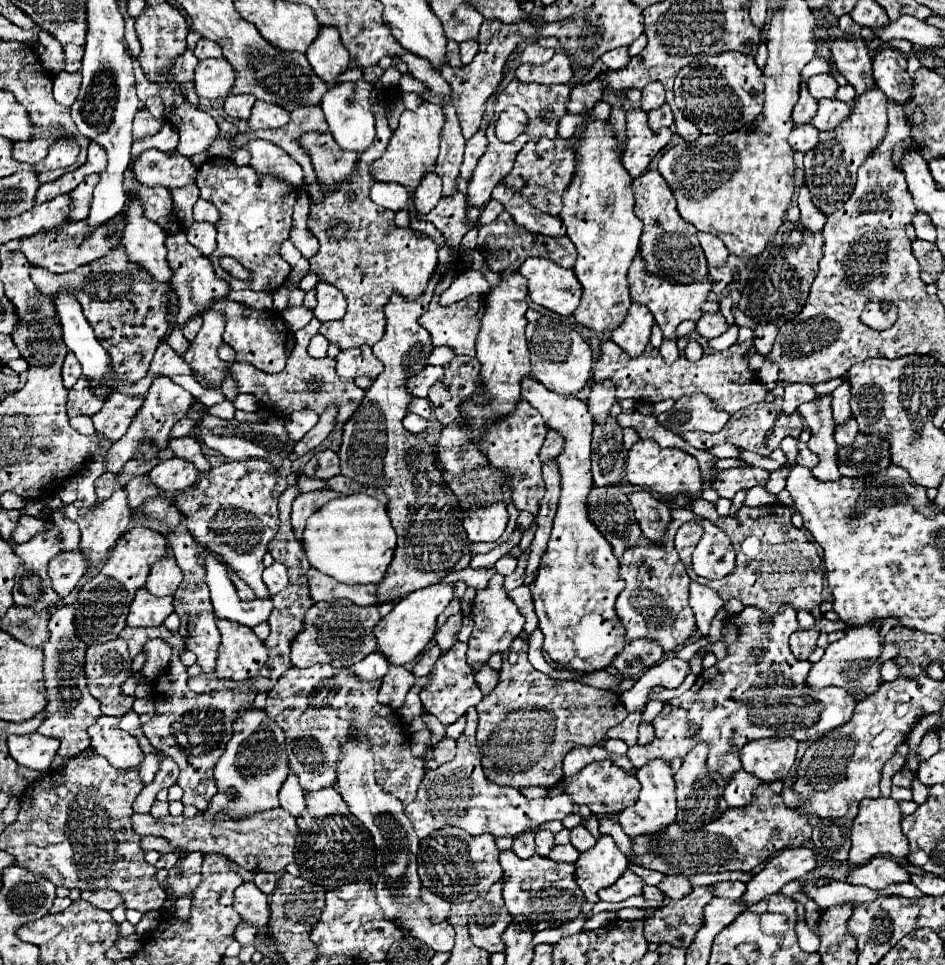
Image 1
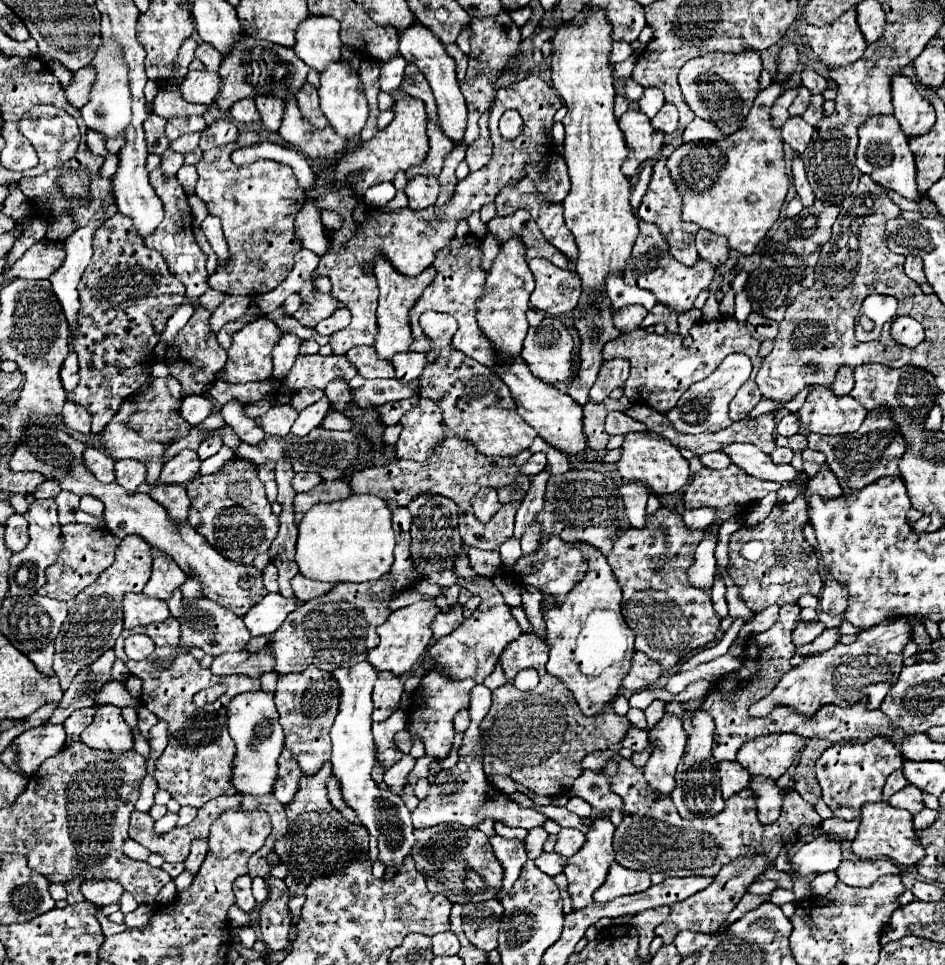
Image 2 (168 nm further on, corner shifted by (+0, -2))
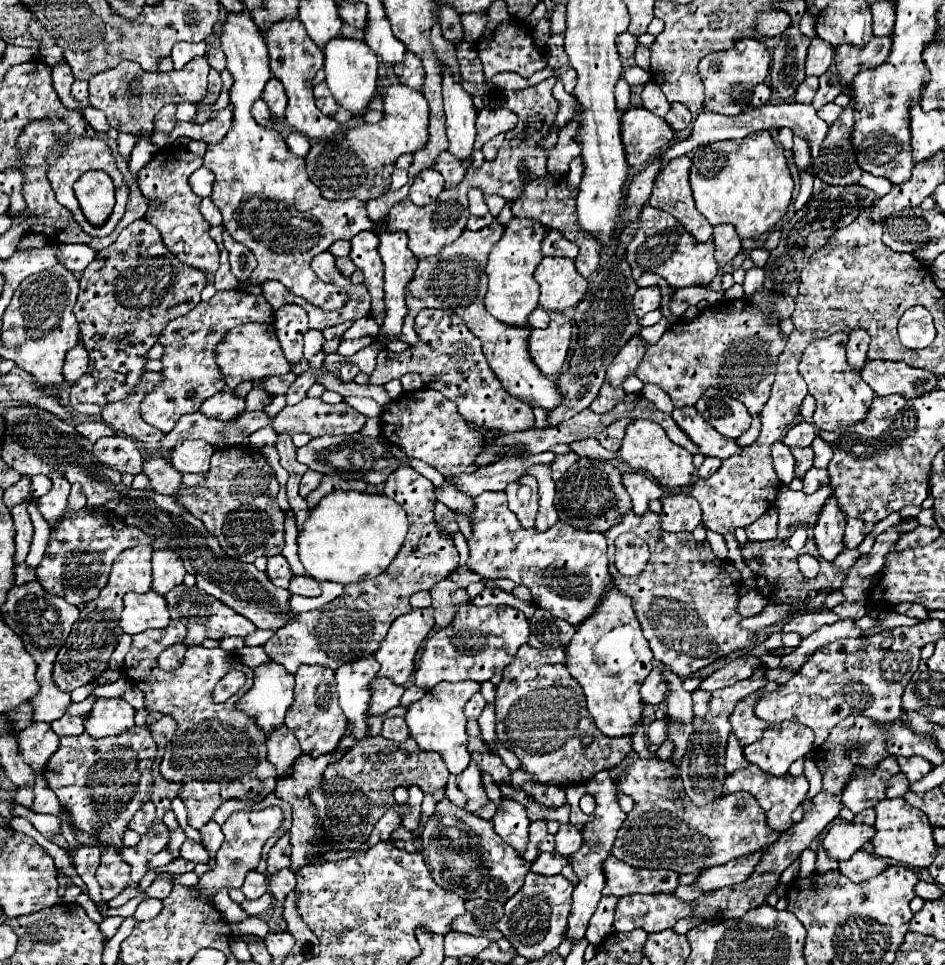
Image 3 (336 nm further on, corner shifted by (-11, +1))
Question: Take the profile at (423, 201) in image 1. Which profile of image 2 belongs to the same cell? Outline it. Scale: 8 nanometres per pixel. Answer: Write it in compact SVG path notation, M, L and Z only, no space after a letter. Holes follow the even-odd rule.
M437 177L411 179L405 193L409 197L409 207L411 209L431 207L431 205L435 205L437 195L439 195L439 181L437 181Z

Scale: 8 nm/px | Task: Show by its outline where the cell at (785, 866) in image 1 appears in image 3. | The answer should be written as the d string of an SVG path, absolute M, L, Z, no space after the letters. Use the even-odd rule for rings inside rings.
M842 822L842 824L834 824L828 830L824 838L824 846L830 858L840 862L840 860L848 860L856 850L860 850L866 842L870 842L874 834L876 834L874 826Z

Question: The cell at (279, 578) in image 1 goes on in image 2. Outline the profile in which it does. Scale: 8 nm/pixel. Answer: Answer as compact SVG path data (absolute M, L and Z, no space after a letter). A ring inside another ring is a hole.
M269 563L269 565L265 567L265 571L263 571L263 583L265 583L265 589L267 589L267 591L279 591L277 579L279 579L277 567L275 567L273 563Z

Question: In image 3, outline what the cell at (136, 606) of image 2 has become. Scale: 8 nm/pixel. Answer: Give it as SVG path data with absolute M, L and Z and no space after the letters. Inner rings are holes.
M128 592L124 596L124 612L120 614L118 626L124 634L140 634L150 628L166 628L170 624L170 614L164 598L156 592L136 594Z

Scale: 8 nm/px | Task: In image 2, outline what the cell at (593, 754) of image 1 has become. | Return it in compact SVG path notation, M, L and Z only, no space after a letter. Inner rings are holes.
M593 751L585 755L581 767L597 771L597 767L605 763L605 759L619 761L619 773L613 783L613 789L625 799L623 815L641 815L641 819L623 819L623 823L615 829L613 835L613 849L617 853L615 859L627 869L641 869L647 873L661 871L667 877L715 877L723 865L741 855L759 853L765 855L769 863L773 863L789 841L799 841L801 837L815 833L823 821L809 801L797 795L797 791L787 791L783 795L779 819L771 825L763 825L757 819L755 793L751 789L739 791L737 795L733 795L733 799L727 799L725 809L709 819L685 821L677 813L673 799L657 799L657 795L649 791L643 771L639 767L633 767L633 763L629 763L629 759L621 757L617 751Z

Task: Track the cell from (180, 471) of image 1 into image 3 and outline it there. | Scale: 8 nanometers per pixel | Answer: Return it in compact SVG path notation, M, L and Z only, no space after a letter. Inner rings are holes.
M178 440L170 454L170 462L182 474L206 474L210 468L212 452L214 448L204 440Z

